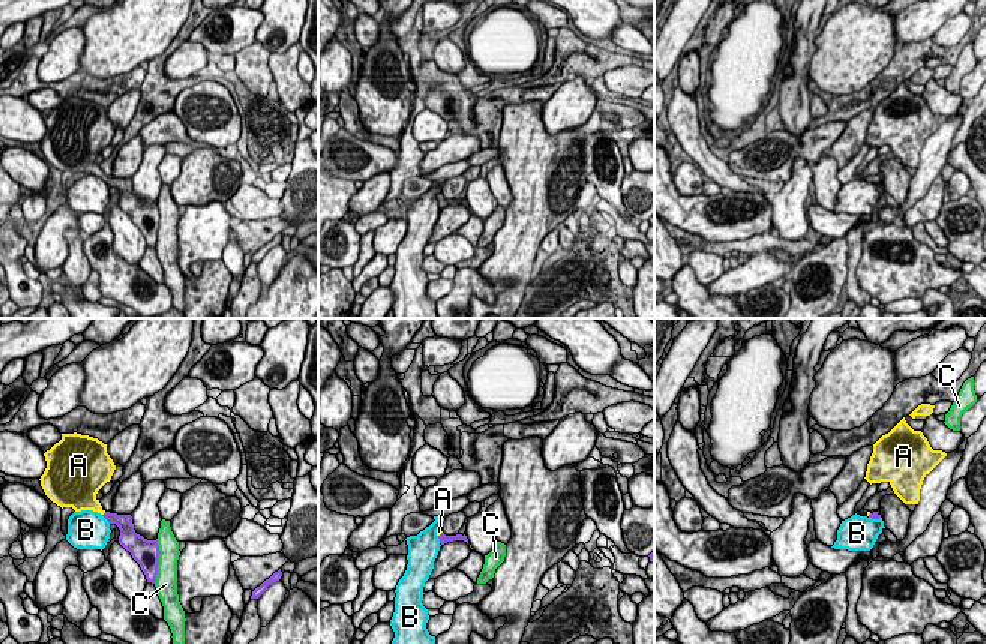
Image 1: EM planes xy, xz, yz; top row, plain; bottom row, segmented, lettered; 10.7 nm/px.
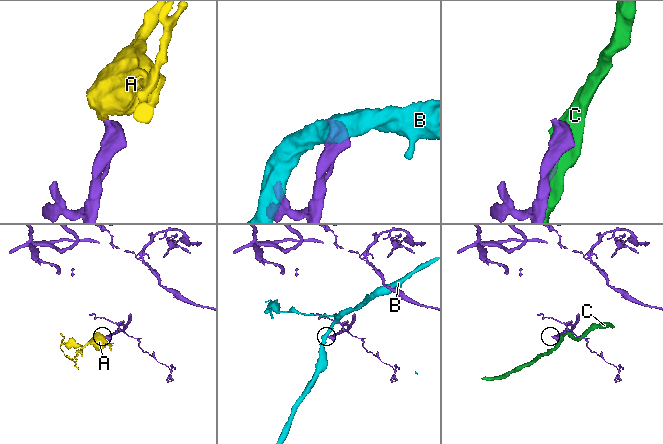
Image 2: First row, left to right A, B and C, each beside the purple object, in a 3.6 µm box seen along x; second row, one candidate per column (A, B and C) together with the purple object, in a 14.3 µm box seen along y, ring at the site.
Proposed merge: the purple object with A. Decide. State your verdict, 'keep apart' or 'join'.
join

